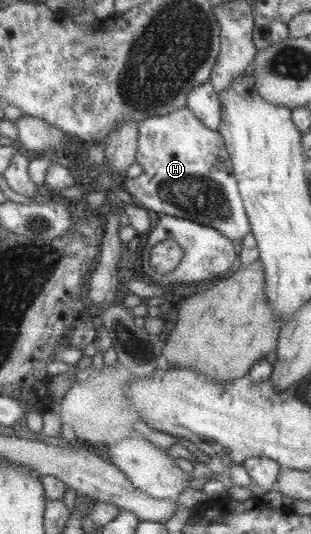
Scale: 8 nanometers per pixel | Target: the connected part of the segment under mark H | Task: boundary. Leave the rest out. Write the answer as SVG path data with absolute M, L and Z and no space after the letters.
M181 107L167 115L149 116L137 122L137 143L134 155L142 172L134 178L126 178L122 188L127 191L136 205L148 210L156 217L159 214L189 219L220 231L233 243L250 232L242 199L238 193L235 177L232 174L231 160L222 136L218 131L205 127L192 111Z

